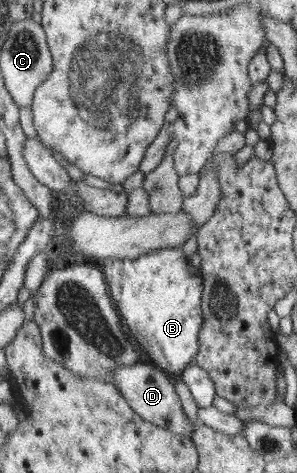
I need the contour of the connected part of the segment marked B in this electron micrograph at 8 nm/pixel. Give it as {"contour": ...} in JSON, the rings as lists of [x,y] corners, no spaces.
{"contour":[[[175,247],[174,249],[173,248],[162,248],[161,250],[155,250],[153,252],[148,252],[147,254],[143,254],[134,259],[129,259],[129,258],[125,258],[125,259],[111,258],[111,259],[112,259],[111,265],[110,265],[110,260],[109,260],[109,263],[107,263],[107,260],[106,260],[106,262],[99,262],[99,263],[107,264],[106,268],[105,268],[105,266],[103,266],[103,273],[105,273],[105,279],[107,279],[107,282],[109,284],[111,284],[111,296],[115,297],[115,302],[118,304],[119,312],[122,313],[123,320],[126,321],[126,323],[127,323],[128,331],[131,333],[131,336],[134,336],[136,344],[139,345],[139,348],[140,348],[139,352],[143,352],[144,360],[149,362],[151,365],[153,365],[155,367],[163,368],[163,370],[165,372],[172,372],[172,374],[177,376],[177,378],[180,377],[183,370],[185,370],[185,368],[187,368],[187,366],[189,366],[189,364],[194,363],[195,356],[198,355],[198,351],[200,350],[200,347],[201,347],[201,345],[199,344],[199,339],[197,338],[197,336],[199,336],[199,330],[201,330],[201,324],[203,324],[203,312],[201,311],[201,299],[203,296],[203,291],[205,290],[205,280],[202,277],[201,270],[191,266],[191,263],[189,263],[188,258],[185,257],[185,253],[183,253],[182,247]]]}

